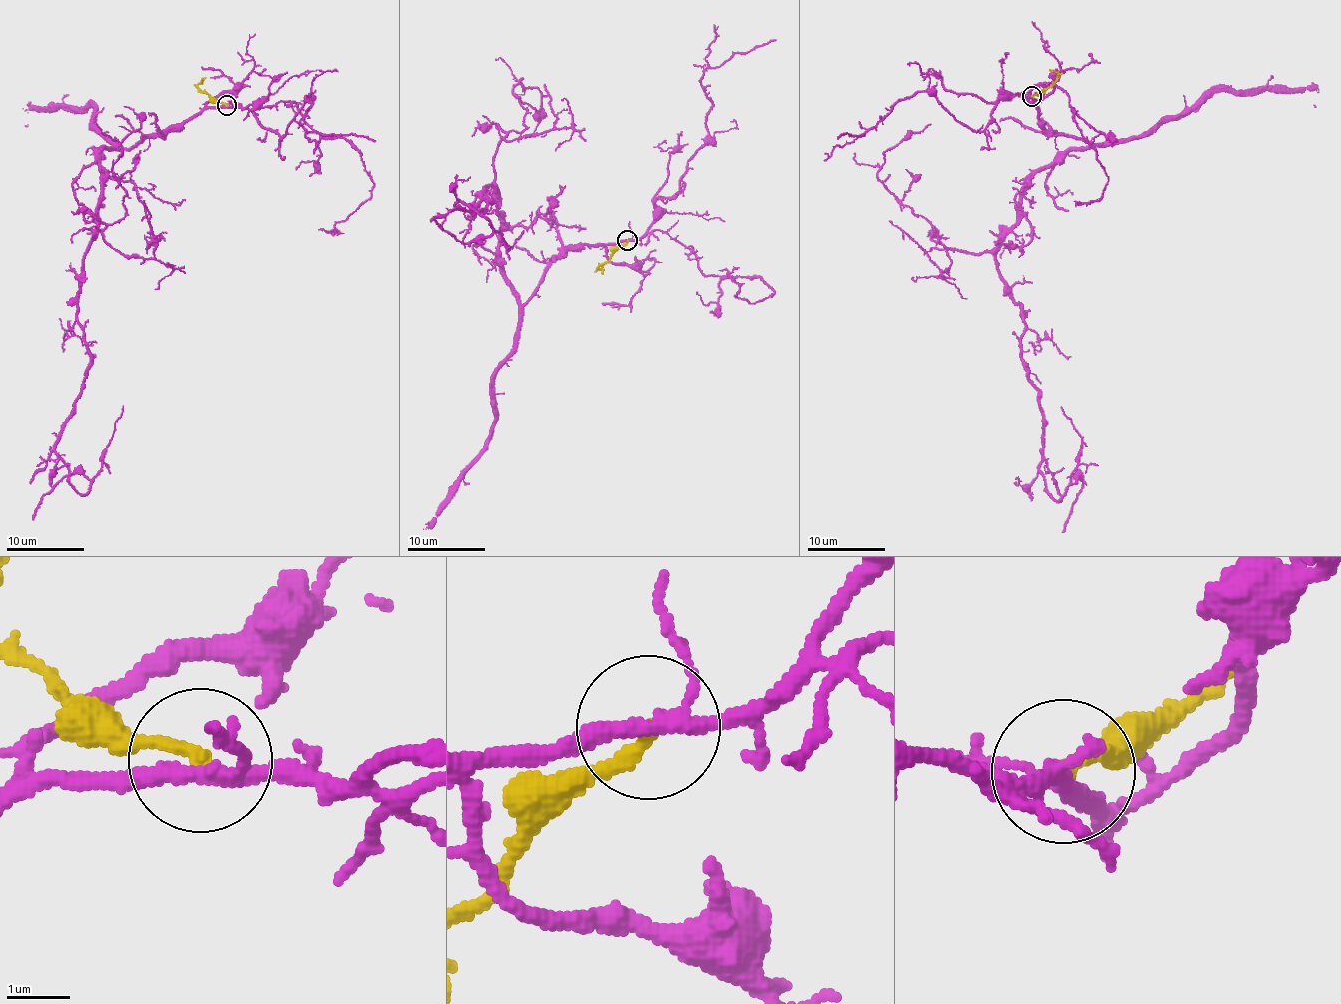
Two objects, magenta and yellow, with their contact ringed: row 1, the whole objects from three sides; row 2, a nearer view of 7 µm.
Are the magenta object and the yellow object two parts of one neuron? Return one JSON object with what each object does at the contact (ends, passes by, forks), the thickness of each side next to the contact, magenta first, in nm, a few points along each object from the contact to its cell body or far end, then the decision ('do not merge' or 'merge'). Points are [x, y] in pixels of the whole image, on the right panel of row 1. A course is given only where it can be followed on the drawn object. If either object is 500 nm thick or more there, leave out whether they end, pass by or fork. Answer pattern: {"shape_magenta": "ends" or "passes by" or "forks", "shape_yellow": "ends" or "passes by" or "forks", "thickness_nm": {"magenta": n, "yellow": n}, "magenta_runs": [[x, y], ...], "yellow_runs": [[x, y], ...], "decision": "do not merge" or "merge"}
{"shape_magenta": "forks", "shape_yellow": "ends", "thickness_nm": {"magenta": 240, "yellow": 200}, "magenta_runs": [[1031, 97], [1047, 130], [1099, 145], [1045, 165], [996, 253], [1045, 491], [1082, 482], [1062, 532]], "yellow_runs": [[1031, 97], [1056, 77], [1049, 69]], "decision": "do not merge"}

